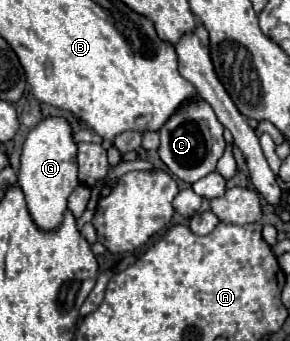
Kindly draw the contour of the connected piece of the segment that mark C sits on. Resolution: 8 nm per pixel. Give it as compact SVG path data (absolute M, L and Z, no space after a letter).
M200 96L188 98L160 128L160 148L158 148L160 160L170 168L174 176L178 176L188 184L194 184L196 180L204 178L216 168L216 162L226 146L222 130L224 130L222 124L216 120L214 110L204 98Z

